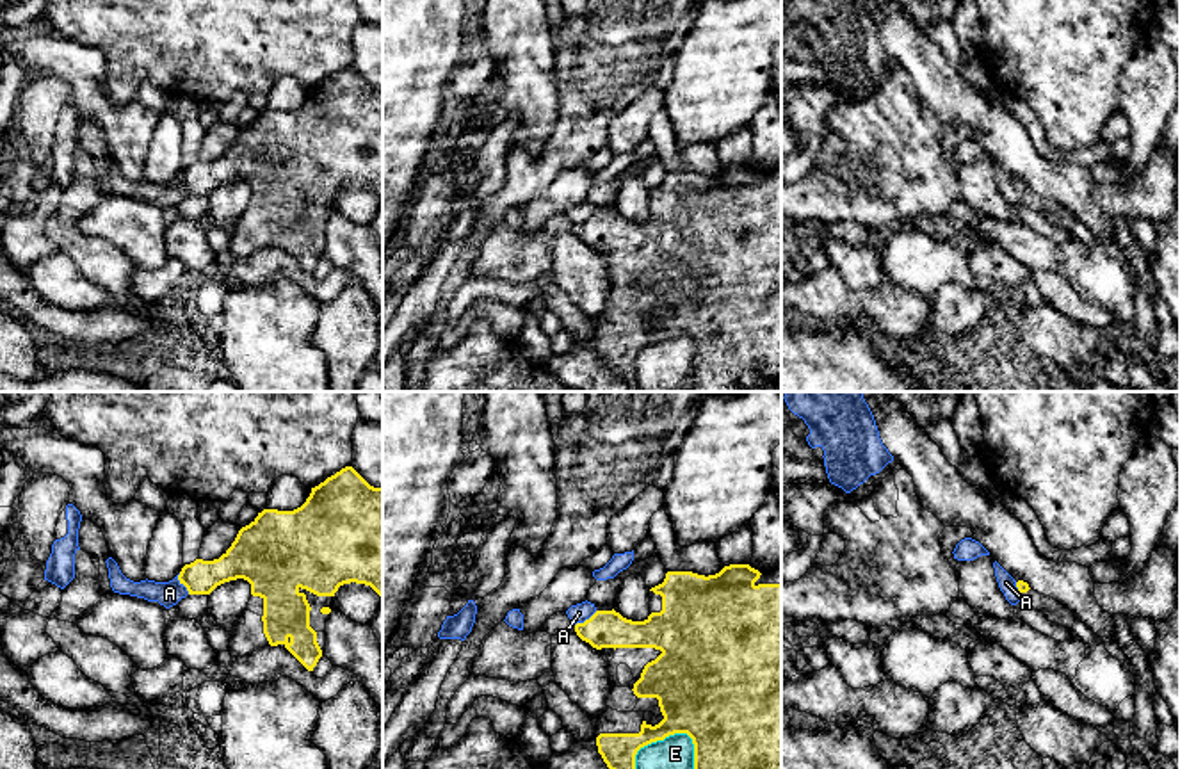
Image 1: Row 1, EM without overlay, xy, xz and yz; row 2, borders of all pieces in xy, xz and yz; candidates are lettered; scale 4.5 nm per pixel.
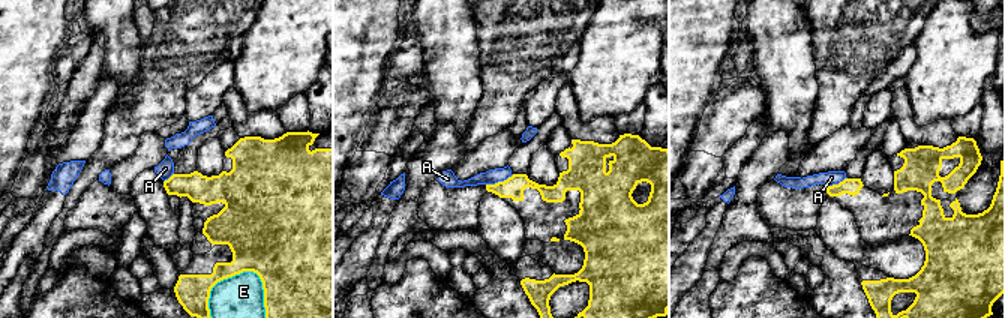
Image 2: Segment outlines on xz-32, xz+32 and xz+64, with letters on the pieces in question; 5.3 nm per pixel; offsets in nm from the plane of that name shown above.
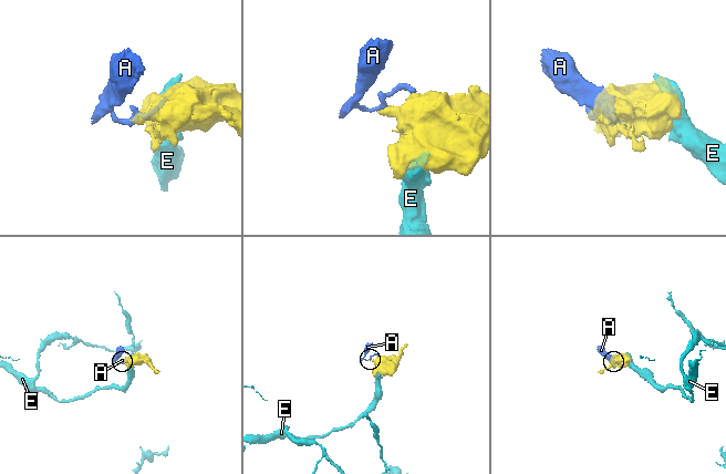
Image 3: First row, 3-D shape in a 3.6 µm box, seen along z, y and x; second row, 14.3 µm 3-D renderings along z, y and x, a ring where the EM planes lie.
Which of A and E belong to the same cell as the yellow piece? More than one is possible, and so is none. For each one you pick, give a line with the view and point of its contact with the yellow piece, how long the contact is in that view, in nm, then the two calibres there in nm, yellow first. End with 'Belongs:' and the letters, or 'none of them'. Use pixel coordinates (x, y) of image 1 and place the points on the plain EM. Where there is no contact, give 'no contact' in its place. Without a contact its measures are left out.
Belongs: none of them

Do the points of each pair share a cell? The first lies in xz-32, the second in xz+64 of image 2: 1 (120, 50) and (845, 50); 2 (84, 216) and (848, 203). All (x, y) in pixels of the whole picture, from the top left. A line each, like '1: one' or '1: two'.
1: two
2: one

